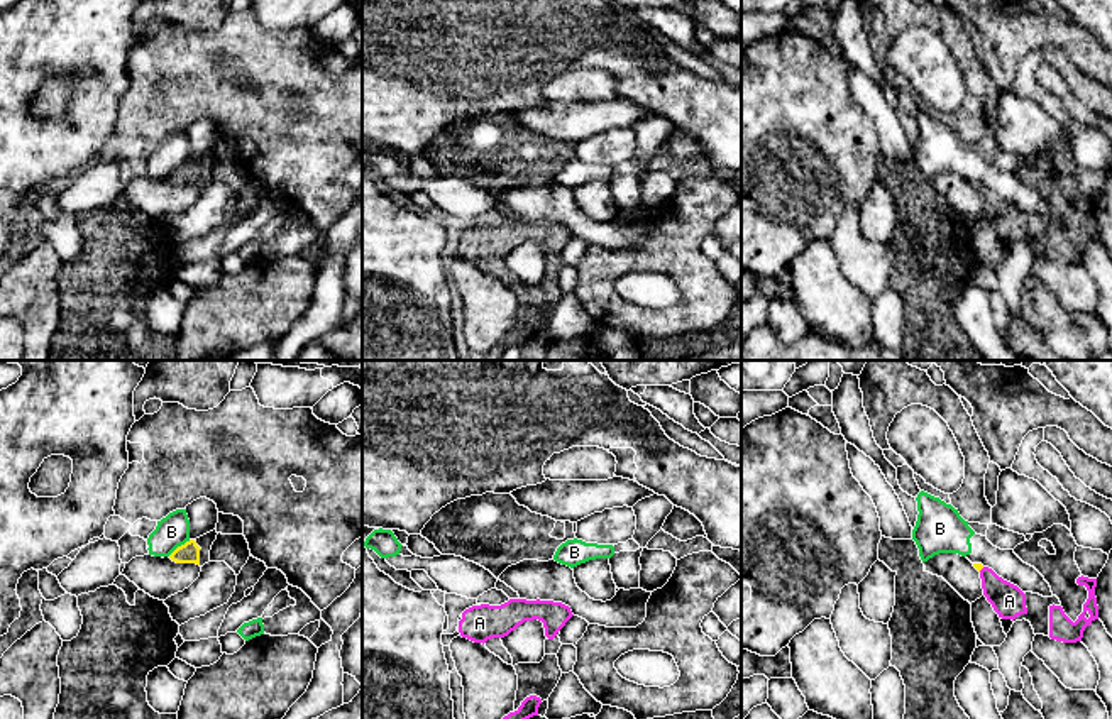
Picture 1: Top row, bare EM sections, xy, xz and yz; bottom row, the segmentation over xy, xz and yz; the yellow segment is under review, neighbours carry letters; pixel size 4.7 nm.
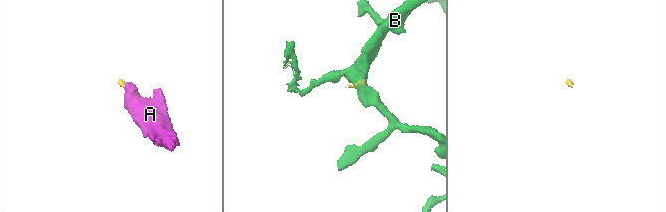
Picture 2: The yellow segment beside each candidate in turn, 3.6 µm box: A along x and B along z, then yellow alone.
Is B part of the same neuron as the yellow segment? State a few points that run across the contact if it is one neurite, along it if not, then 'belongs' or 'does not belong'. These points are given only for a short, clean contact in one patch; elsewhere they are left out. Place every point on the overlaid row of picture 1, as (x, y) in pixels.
line xy (190, 540), (178, 545), (168, 555); does not belong

